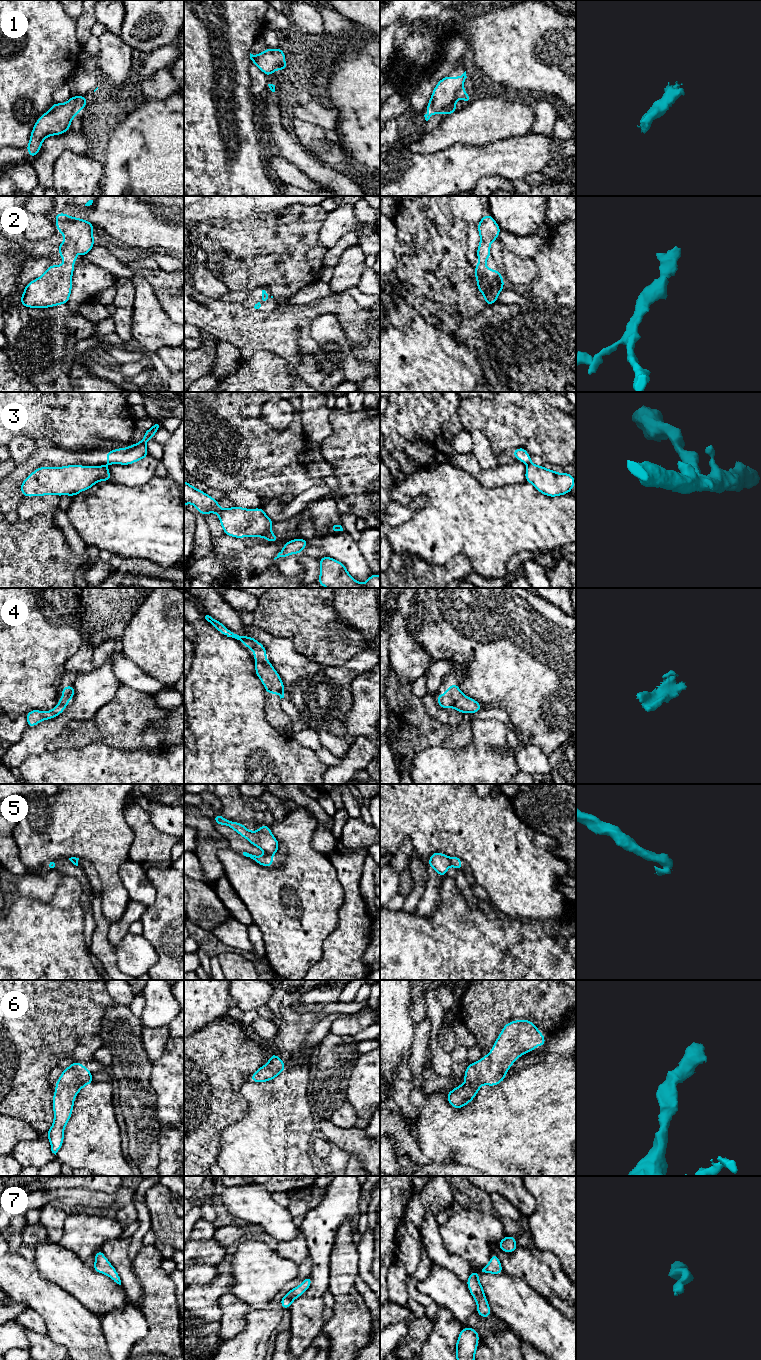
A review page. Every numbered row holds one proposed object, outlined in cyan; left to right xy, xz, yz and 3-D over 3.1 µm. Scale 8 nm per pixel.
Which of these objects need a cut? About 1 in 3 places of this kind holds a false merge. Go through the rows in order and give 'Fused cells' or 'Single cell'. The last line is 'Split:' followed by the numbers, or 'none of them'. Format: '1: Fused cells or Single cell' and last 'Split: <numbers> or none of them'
1: Single cell
2: Single cell
3: Fused cells
4: Single cell
5: Fused cells
6: Single cell
7: Single cell
Split: 3, 5

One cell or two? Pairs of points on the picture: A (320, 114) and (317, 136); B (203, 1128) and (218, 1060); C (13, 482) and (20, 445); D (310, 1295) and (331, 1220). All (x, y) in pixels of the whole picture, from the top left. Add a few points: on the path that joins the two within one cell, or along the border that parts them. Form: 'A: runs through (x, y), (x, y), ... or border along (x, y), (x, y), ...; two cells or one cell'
A: border along (296, 117), (315, 123), (323, 129); two cells
B: runs through (203, 1111), (203, 1083), (205, 1077); one cell
C: border along (34, 450), (21, 464), (16, 466); two cells
D: runs through (320, 1276), (320, 1239); one cell

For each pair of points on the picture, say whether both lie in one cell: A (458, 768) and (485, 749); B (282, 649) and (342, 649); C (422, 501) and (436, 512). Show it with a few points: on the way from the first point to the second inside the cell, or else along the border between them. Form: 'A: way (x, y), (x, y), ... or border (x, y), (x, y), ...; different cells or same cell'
A: way (465, 768), (478, 756); same cell
B: border (276, 636), (288, 638), (298, 651), (316, 662); different cells
C: border (424, 494), (428, 503), (420, 508), (409, 520); different cells

